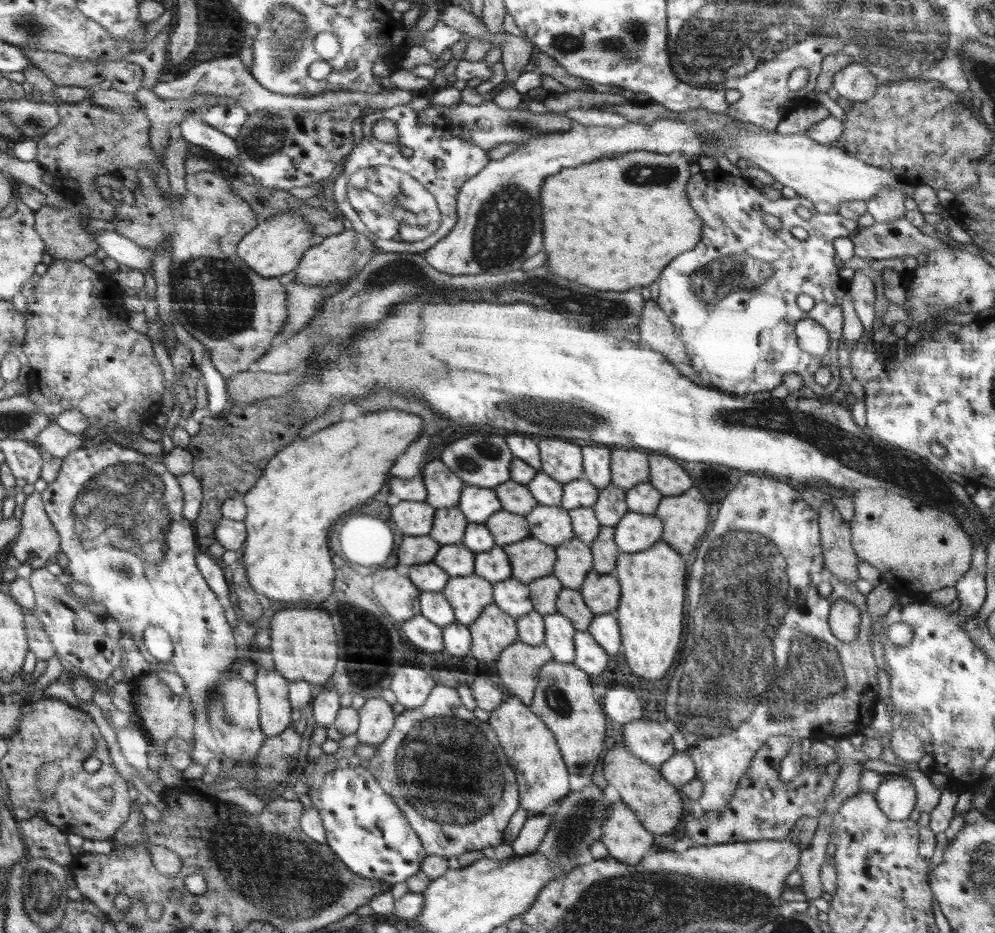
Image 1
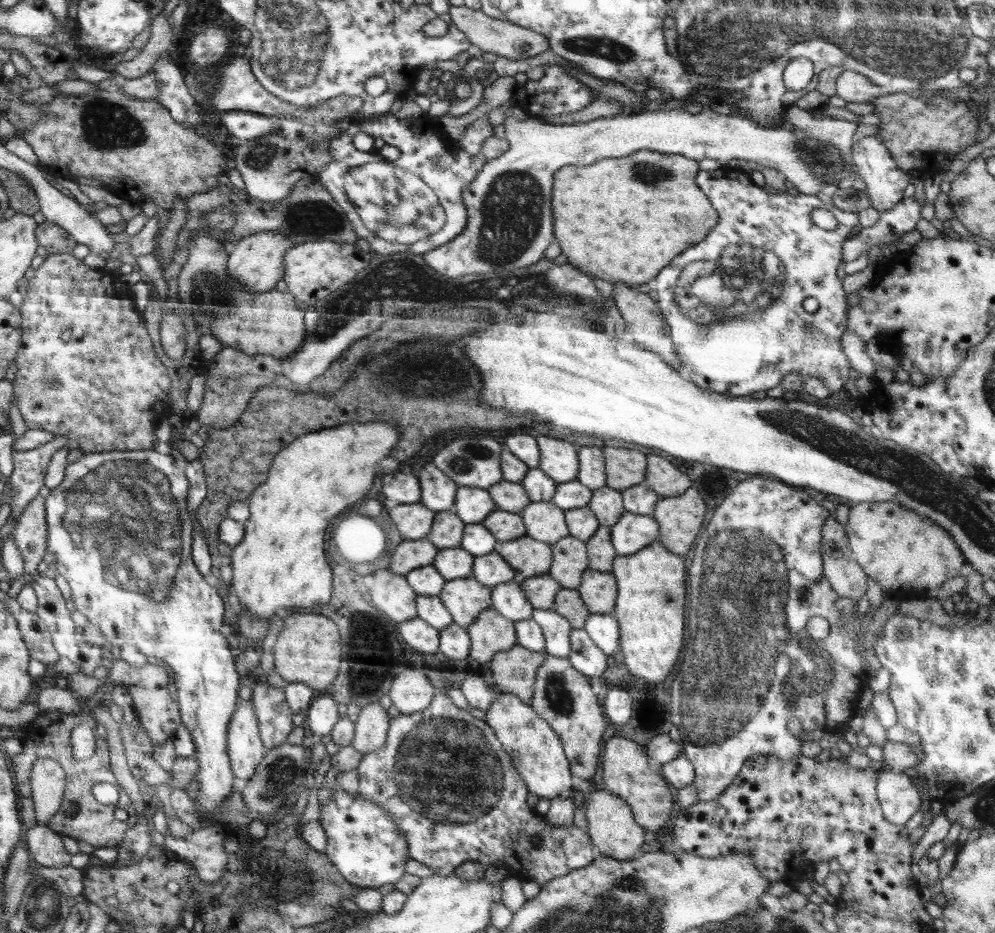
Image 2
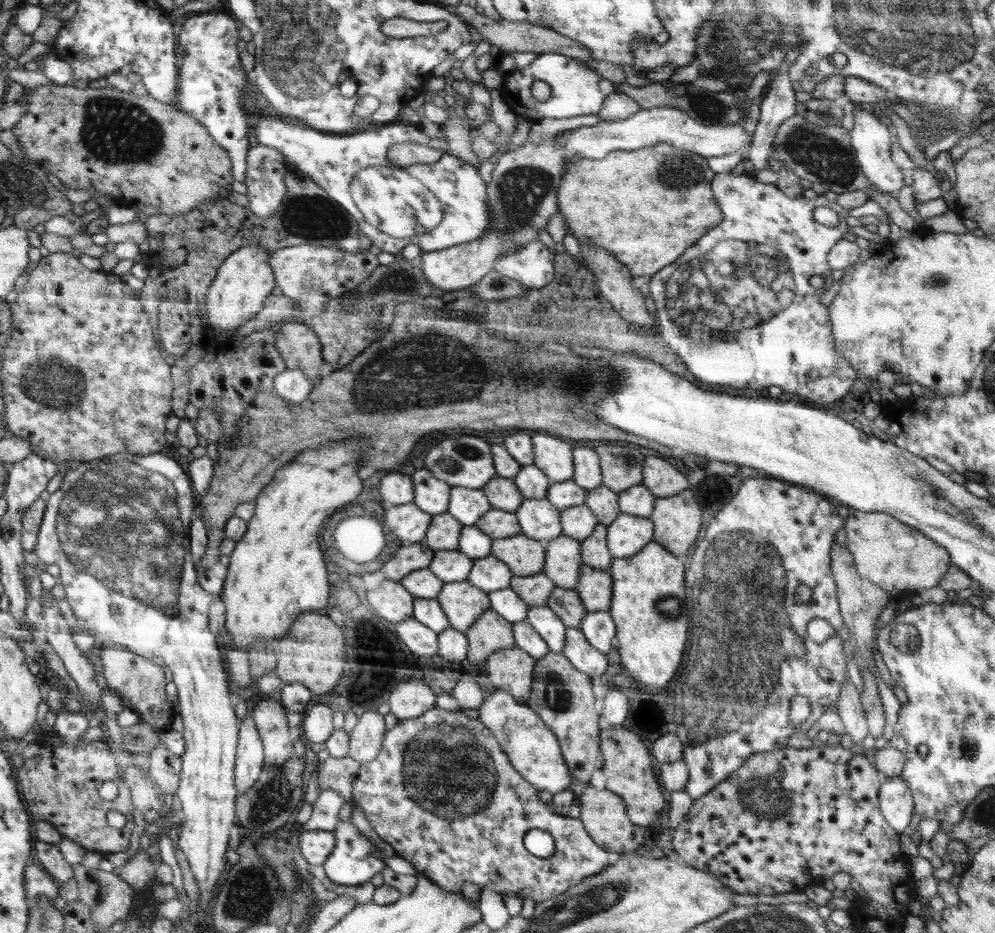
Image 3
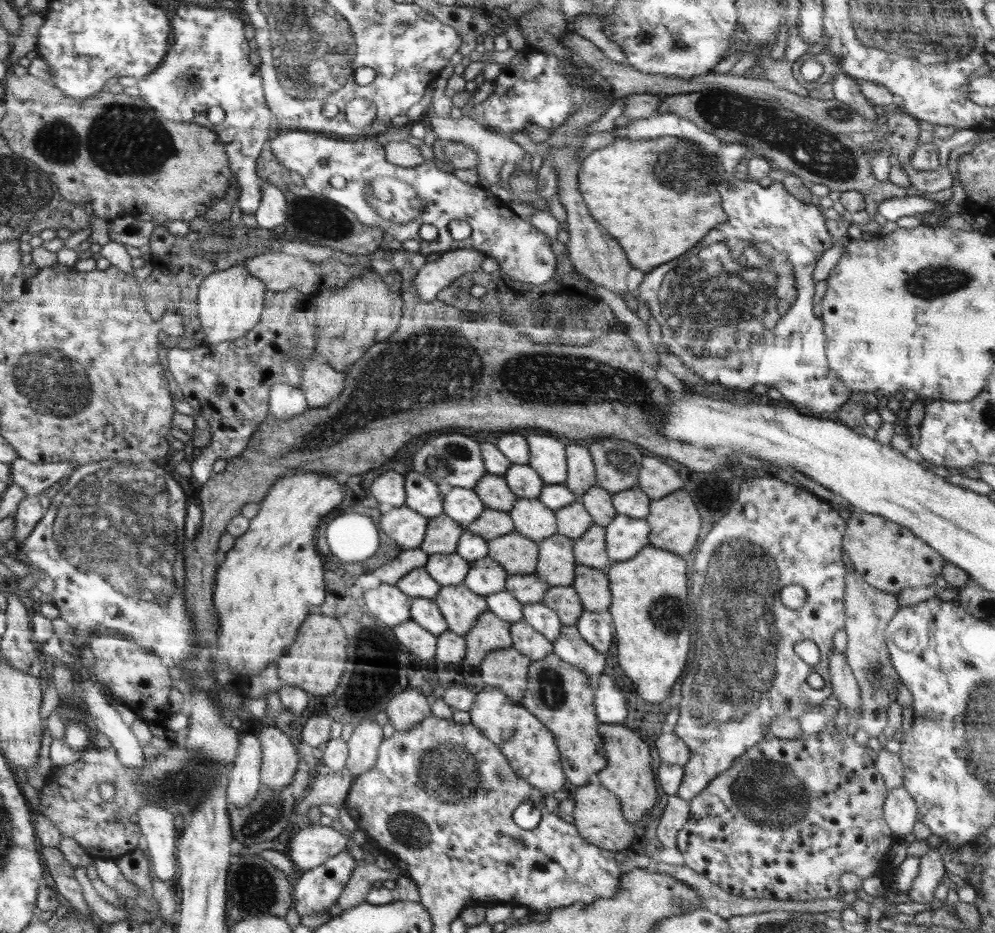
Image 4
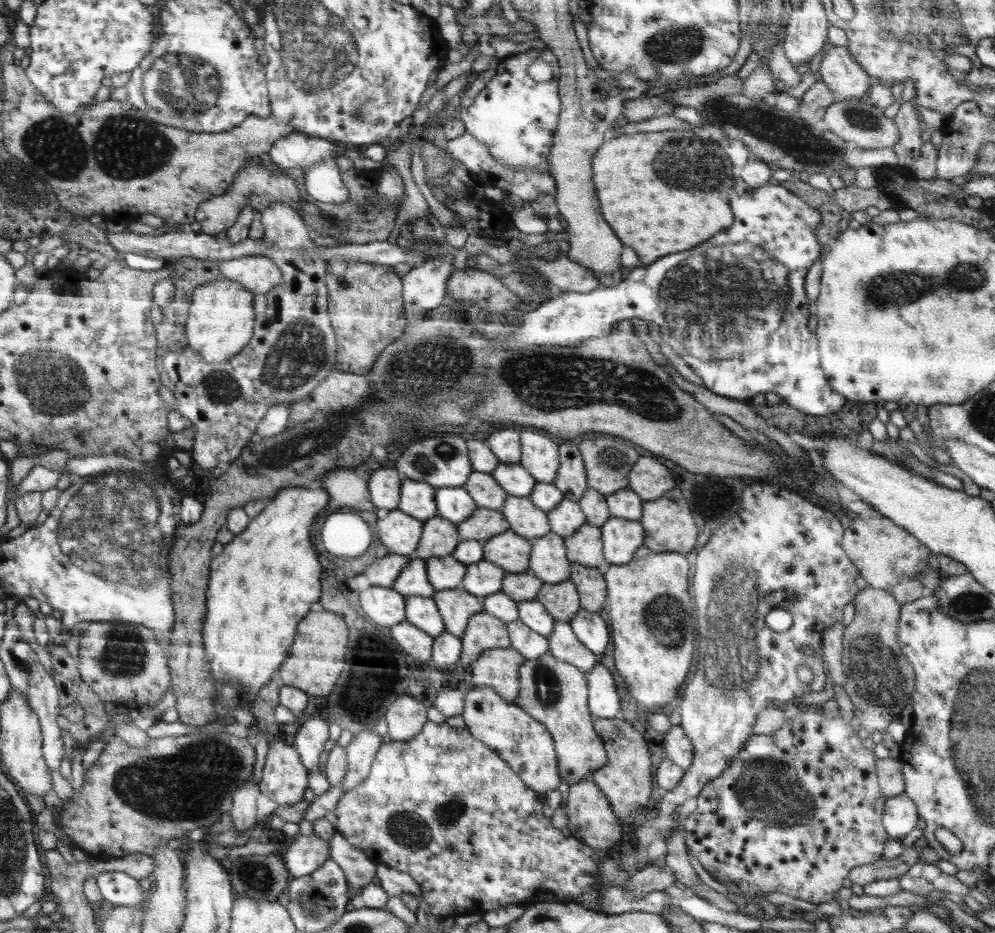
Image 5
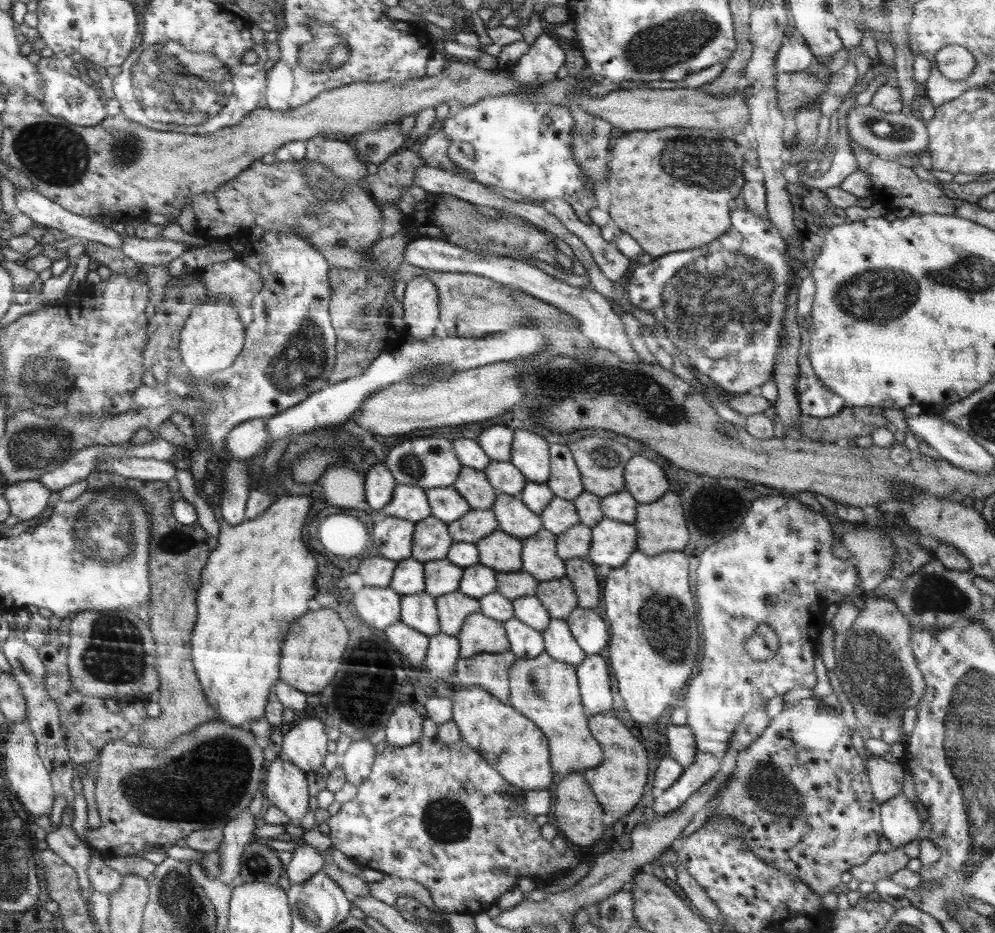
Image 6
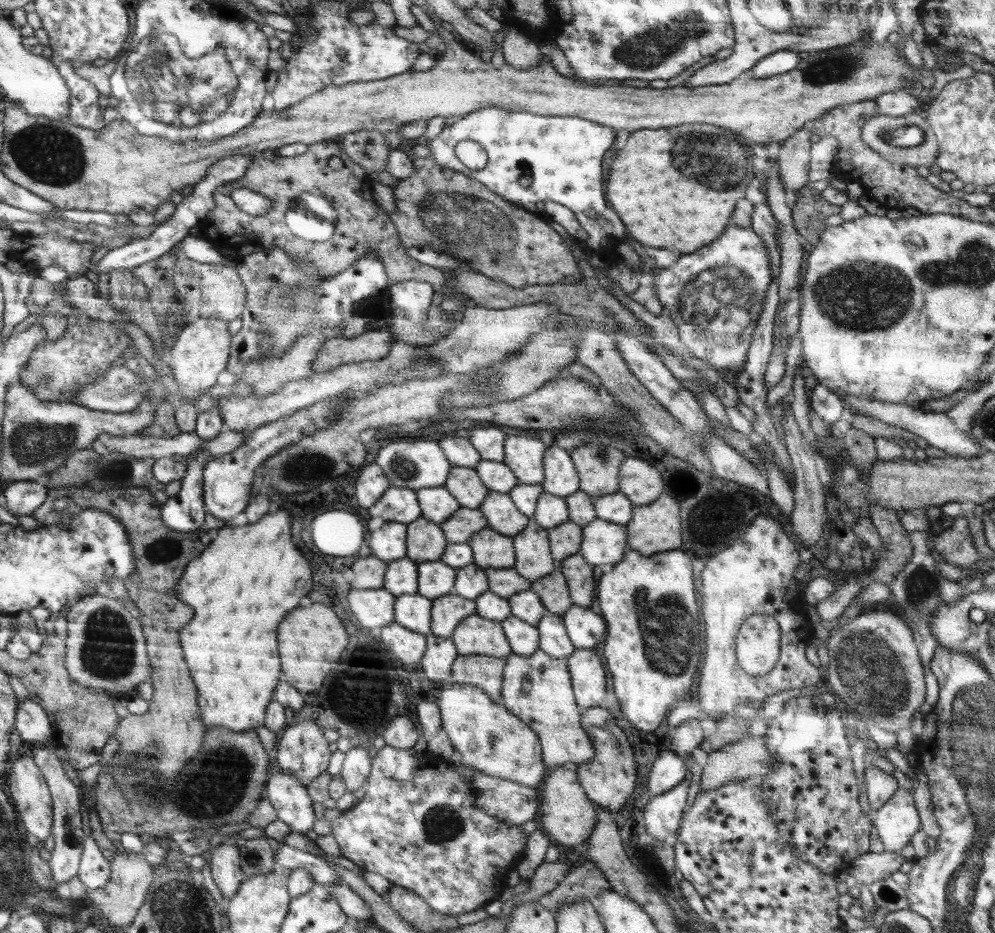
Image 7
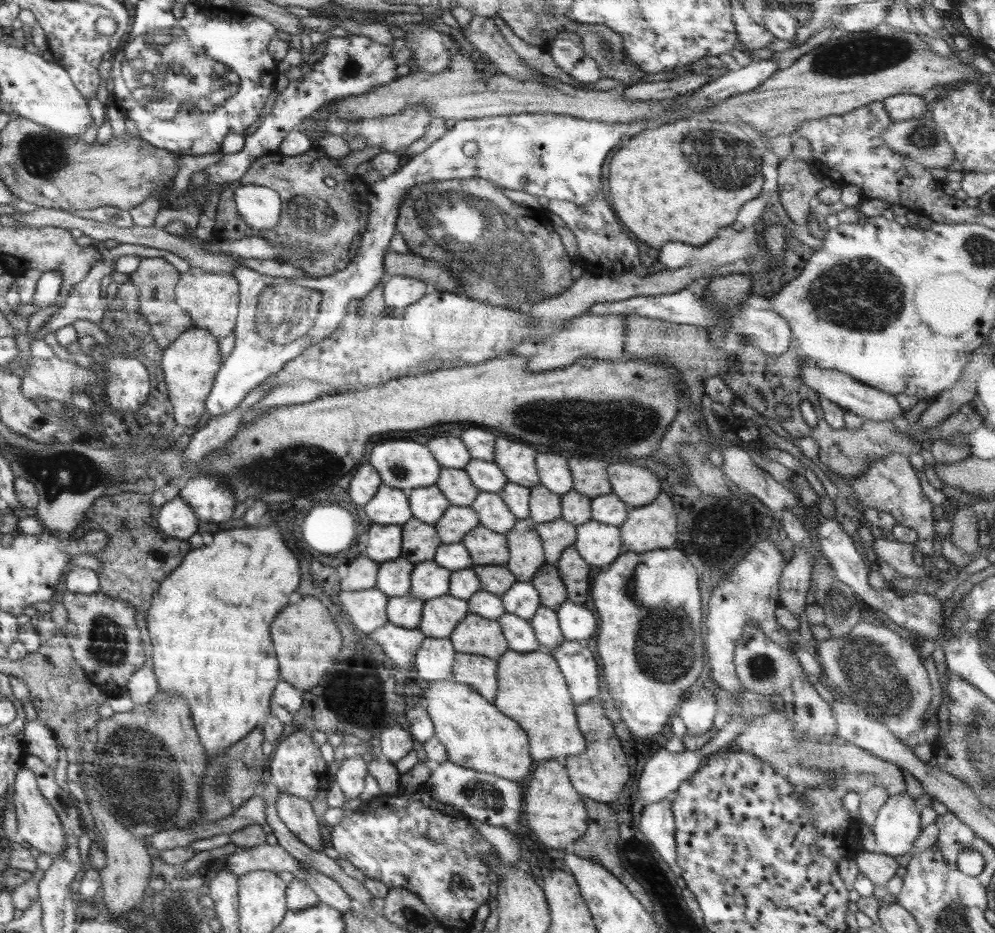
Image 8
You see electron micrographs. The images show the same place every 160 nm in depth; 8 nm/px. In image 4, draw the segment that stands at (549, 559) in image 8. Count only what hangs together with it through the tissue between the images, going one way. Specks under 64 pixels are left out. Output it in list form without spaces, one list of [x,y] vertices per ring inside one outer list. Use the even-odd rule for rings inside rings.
[[[593,524],[574,541],[573,555],[578,565],[606,570],[614,562],[605,547],[605,527]]]

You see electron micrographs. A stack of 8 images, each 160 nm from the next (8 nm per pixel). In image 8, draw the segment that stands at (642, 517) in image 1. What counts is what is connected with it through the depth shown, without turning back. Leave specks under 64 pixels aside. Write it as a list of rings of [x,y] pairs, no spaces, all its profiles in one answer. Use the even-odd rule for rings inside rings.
[[[590,519],[576,527],[577,537],[573,547],[589,564],[605,568],[618,558],[622,548],[619,526],[602,524]]]

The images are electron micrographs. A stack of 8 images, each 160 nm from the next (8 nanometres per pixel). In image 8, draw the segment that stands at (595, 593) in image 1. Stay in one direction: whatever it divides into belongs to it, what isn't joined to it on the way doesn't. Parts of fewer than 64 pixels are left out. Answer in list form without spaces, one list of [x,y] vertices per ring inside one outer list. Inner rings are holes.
[[[570,546],[560,555],[556,567],[566,587],[569,600],[585,605],[592,587],[588,580],[591,565],[578,554],[573,546]]]

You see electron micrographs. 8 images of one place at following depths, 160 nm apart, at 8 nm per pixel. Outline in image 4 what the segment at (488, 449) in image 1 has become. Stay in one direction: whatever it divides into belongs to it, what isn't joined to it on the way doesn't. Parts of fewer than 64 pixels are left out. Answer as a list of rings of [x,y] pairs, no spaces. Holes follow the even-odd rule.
[[[447,433],[430,439],[416,451],[412,461],[412,470],[425,474],[437,485],[450,484],[453,487],[472,489],[487,473],[482,462],[479,442],[460,433]]]

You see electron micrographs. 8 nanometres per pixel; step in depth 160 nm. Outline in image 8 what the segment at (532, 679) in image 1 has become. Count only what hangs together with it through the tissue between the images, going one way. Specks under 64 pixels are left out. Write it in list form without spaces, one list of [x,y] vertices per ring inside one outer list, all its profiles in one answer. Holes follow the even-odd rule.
[[[456,653],[452,680],[470,685],[495,704],[498,690],[497,661],[484,655]]]

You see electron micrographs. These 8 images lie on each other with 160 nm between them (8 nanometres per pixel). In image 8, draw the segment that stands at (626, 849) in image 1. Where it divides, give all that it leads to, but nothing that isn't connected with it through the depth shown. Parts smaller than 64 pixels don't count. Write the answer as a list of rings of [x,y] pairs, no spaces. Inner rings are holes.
[[[552,759],[540,762],[523,796],[523,813],[526,824],[544,846],[570,849],[574,841],[586,833],[588,814],[581,796],[573,787],[563,761]]]

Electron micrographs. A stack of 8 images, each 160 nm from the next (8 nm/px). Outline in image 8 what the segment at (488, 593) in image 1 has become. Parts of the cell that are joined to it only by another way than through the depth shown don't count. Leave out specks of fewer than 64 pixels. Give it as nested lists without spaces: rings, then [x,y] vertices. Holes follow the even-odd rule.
[[[444,594],[425,601],[424,616],[418,628],[426,637],[449,638],[468,614],[467,600]]]

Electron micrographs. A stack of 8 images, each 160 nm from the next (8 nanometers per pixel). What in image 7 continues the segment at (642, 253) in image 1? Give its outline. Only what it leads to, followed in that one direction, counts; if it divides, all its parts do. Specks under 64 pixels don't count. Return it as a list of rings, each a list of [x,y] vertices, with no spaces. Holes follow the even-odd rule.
[[[712,124],[643,129],[627,140],[612,162],[606,198],[628,232],[652,248],[674,250],[676,244],[676,250],[694,252],[714,242],[750,180],[759,175],[752,165],[752,145],[740,134]]]

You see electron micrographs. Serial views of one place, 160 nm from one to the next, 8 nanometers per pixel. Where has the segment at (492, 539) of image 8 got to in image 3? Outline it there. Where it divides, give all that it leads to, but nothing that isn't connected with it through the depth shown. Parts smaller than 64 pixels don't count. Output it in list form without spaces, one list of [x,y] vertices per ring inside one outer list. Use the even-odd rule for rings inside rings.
[[[521,532],[493,541],[491,555],[505,562],[513,576],[530,576],[542,572],[546,543],[528,538]]]

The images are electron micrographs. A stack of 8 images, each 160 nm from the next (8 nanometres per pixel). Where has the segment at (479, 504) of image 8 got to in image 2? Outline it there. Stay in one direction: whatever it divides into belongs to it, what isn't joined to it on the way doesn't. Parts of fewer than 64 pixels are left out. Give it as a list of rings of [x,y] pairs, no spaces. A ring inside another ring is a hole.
[[[552,501],[531,502],[520,513],[527,535],[540,542],[553,545],[569,535],[565,511]]]

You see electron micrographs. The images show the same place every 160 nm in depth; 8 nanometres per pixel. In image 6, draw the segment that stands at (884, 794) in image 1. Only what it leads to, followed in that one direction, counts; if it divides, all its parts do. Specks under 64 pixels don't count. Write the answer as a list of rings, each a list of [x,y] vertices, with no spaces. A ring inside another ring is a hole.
[[[903,793],[884,802],[880,812],[882,834],[892,848],[898,849],[918,838],[922,822],[915,805]]]

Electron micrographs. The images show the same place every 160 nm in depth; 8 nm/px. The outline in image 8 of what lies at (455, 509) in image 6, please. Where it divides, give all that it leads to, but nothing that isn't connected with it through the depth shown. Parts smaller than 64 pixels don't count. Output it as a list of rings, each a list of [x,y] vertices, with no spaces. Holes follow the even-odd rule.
[[[436,484],[412,489],[409,494],[409,503],[413,517],[431,525],[438,522],[451,505]]]

